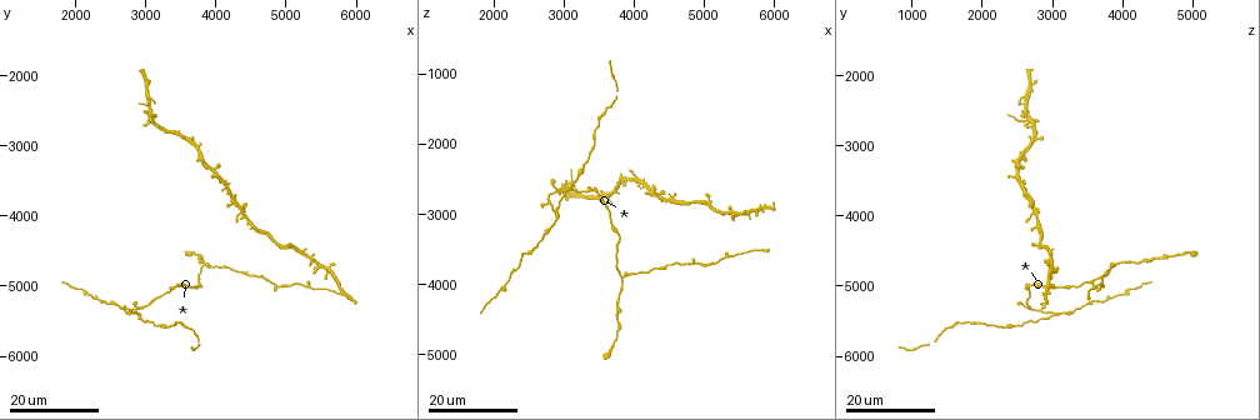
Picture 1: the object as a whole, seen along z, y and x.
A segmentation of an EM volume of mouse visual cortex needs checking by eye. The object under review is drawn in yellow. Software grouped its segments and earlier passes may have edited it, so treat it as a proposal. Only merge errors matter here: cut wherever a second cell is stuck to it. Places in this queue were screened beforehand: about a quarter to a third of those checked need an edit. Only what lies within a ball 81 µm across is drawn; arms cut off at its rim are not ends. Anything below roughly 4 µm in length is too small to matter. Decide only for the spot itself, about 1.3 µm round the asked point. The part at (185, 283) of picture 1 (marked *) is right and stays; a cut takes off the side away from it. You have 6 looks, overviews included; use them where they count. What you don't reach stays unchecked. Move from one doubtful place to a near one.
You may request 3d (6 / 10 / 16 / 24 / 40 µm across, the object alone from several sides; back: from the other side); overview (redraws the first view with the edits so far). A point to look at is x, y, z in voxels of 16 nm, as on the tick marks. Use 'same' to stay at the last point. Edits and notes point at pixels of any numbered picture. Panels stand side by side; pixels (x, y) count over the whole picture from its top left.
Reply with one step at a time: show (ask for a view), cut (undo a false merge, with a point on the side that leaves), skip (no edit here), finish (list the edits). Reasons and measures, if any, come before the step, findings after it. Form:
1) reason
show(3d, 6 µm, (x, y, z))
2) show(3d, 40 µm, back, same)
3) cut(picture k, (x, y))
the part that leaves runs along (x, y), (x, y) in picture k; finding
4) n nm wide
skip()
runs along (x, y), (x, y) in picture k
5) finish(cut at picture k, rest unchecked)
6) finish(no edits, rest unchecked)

thick turns thin
show(3d, 24 µm, (3550, 5550, 1550))

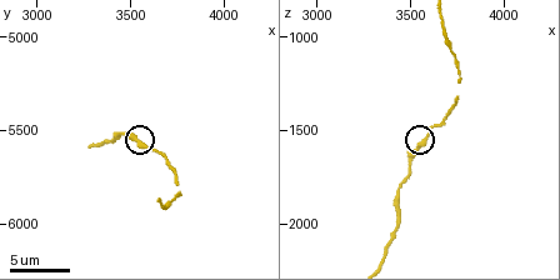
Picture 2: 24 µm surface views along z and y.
show(3d, 6 µm, (3580, 5600, 1540))

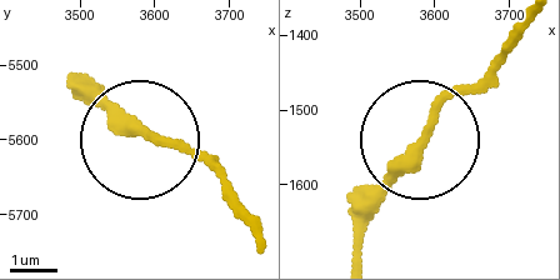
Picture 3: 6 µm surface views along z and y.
skip()
runs along (351, 256), (363, 196), (503, 56) in picture 3; continuous, no second cell

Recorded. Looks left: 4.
three-way junction
show(3d, 24 µm, (3800, 4650, 3900))

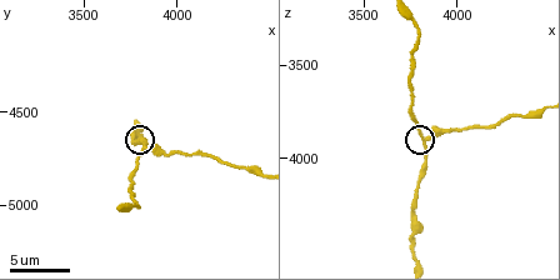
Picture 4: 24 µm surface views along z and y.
show(3d, 6 µm, (3820, 4700, 3900))

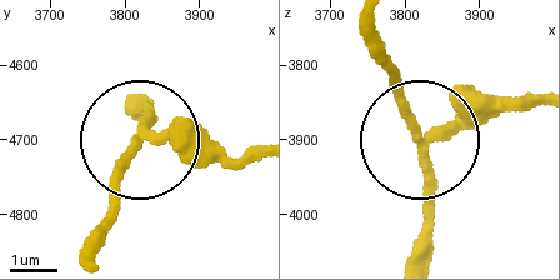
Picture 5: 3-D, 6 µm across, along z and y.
3 arms
cut(picture 5, (218, 149))
the part that leaves runs along (159, 134), (250, 158) in picture 5; two cells meet here

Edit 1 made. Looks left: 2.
three-way junction
show(3d, 16 µm, (2900, 5400, 3050))

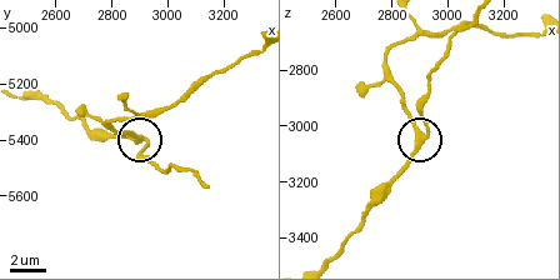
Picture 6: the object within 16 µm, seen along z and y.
show(3d, 10 µm, (2920, 5410, 3020))

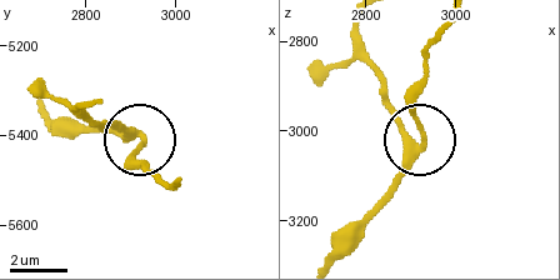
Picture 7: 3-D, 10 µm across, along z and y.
side arm 32 µm; 3 arms
skip()
one cell here

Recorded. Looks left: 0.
finish(cut at picture 5, rest unchecked)

